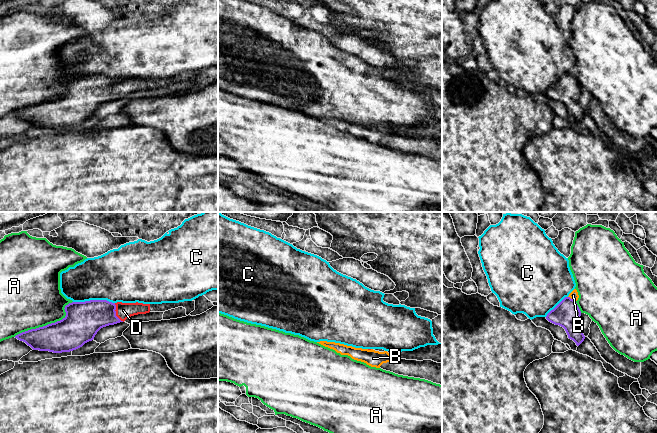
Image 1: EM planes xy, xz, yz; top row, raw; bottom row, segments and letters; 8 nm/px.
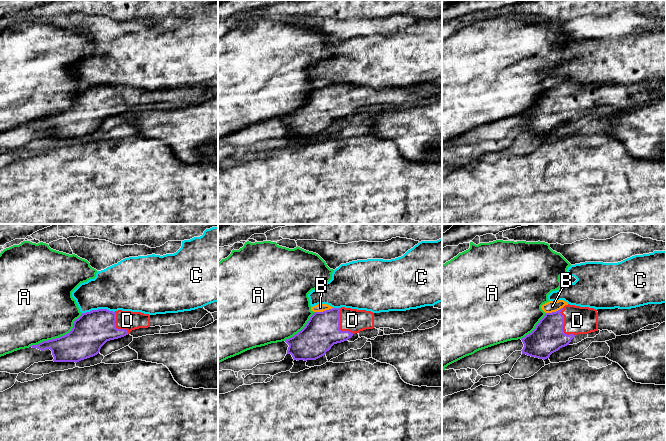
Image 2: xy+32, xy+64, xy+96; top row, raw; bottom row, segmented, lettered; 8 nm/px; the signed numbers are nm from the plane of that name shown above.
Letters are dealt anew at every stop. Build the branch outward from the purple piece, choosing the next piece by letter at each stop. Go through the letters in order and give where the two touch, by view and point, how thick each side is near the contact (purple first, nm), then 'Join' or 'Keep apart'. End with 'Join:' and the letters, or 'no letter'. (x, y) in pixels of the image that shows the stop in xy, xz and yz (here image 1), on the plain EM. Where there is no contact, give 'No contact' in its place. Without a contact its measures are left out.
A: Touches purple at xy (48, 100). Thickness 280 nm (purple) against 480 nm. Keep apart
B: Touches purple at yz (572, 75). Thickness 220 nm (purple) against 70 nm. Keep apart
C: Touches purple at xy (94, 76). Thickness 300 nm (purple) against 400 nm. Keep apart
D: Touches purple at xy (115, 89). Thickness 280 nm (purple) against 130 nm. Join
Join: D

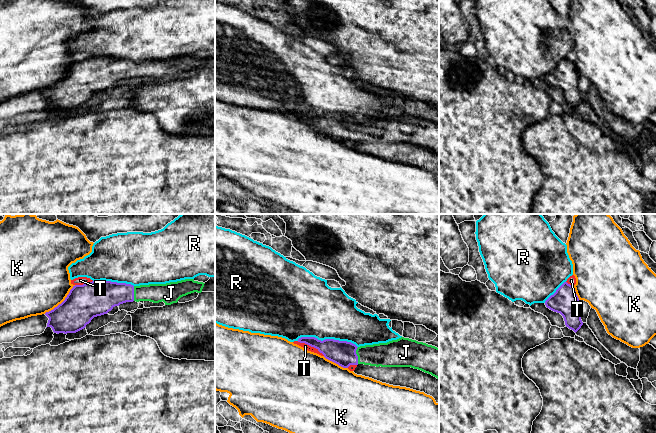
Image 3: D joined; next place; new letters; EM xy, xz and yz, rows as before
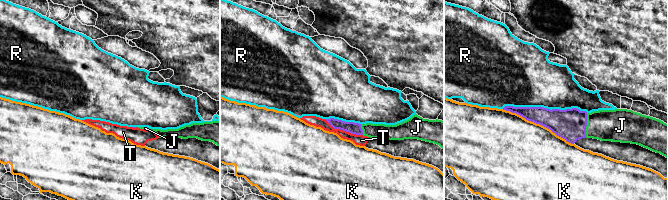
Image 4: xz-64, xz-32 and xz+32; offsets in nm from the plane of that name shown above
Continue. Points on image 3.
J: Touches purple at xz (356, 131). Thickness 200 nm (purple) against 190 nm. Join
K: Touches purple at xy (62, 78). Thickness 280 nm (purple) against 480 nm. Keep apart
R: Touches purple at xz (327, 115). Thickness 200 nm (purple) against 440 nm. Keep apart
T: Touches purple at xz (311, 122). Thickness 190 nm (purple) against 50 nm. Keep apart
Join: J

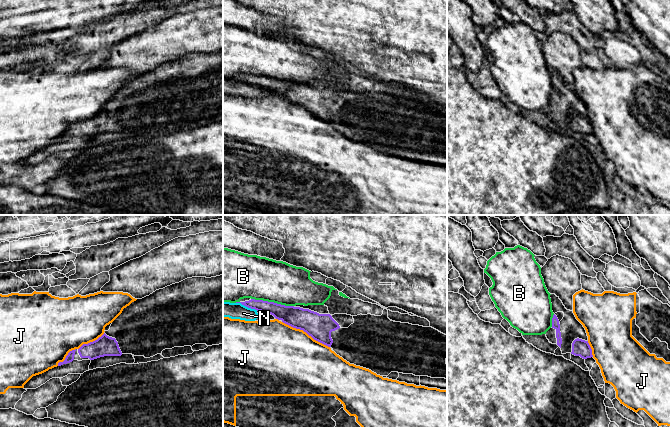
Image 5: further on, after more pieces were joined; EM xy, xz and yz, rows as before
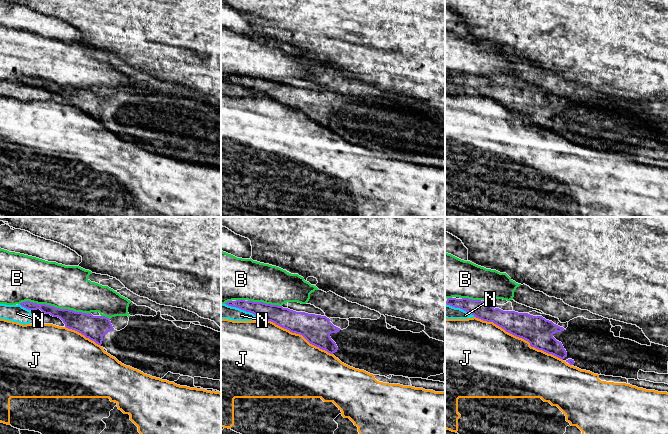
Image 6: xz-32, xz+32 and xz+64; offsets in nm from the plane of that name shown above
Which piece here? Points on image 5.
B: Touches purple at xz (272, 78). Thickness 170 nm (purple) against 340 nm. Keep apart
J: Touches purple at xz (306, 108). Thickness 200 nm (purple) against 480 nm. Keep apart
N: Touches purple at xz (247, 82). Thickness 110 nm (purple) against 130 nm. Keep apart
Join: no letter

